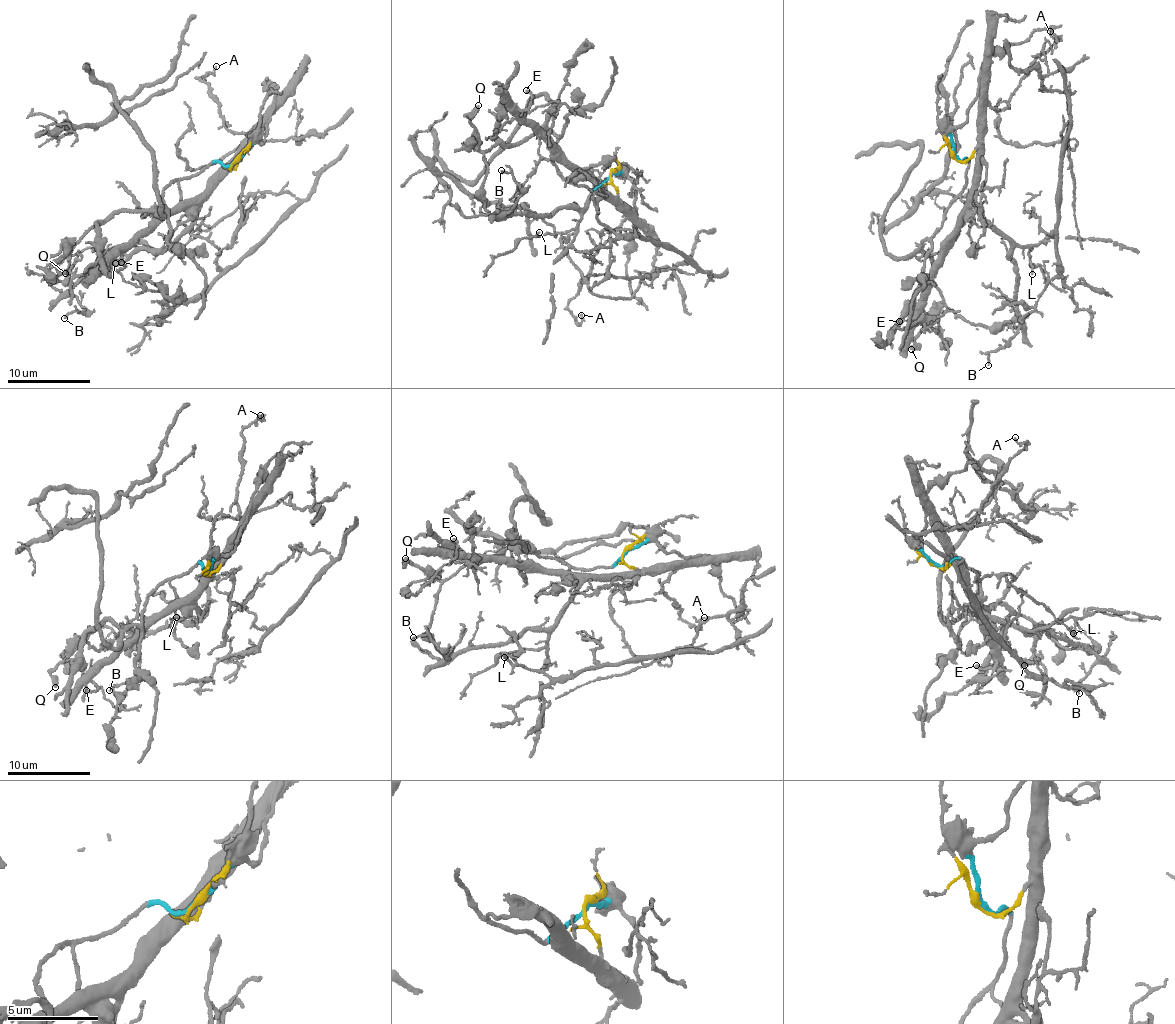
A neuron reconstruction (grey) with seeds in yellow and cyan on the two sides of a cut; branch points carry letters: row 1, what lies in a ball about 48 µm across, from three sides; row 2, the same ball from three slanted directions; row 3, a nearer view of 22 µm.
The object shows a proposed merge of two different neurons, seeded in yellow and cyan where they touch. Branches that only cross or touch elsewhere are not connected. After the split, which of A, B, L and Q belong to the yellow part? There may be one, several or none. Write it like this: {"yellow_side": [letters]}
{"yellow_side": ["A", "B", "L"]}

